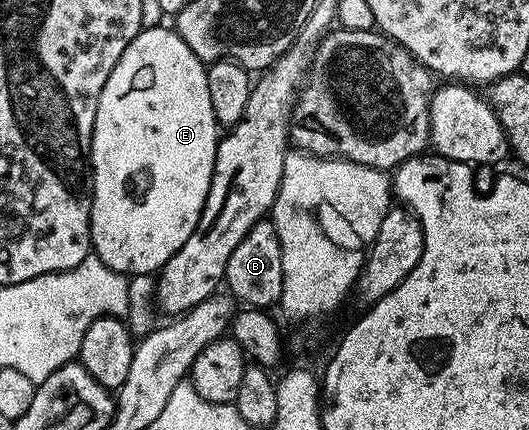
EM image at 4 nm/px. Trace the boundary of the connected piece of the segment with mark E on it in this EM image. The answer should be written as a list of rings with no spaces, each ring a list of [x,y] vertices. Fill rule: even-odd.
[[[165,27],[142,28],[115,62],[115,70],[111,70],[111,78],[99,94],[91,138],[91,252],[111,270],[130,278],[160,272],[179,246],[191,238],[207,202],[217,157],[219,125],[215,110],[211,110],[207,65],[177,31]]]

